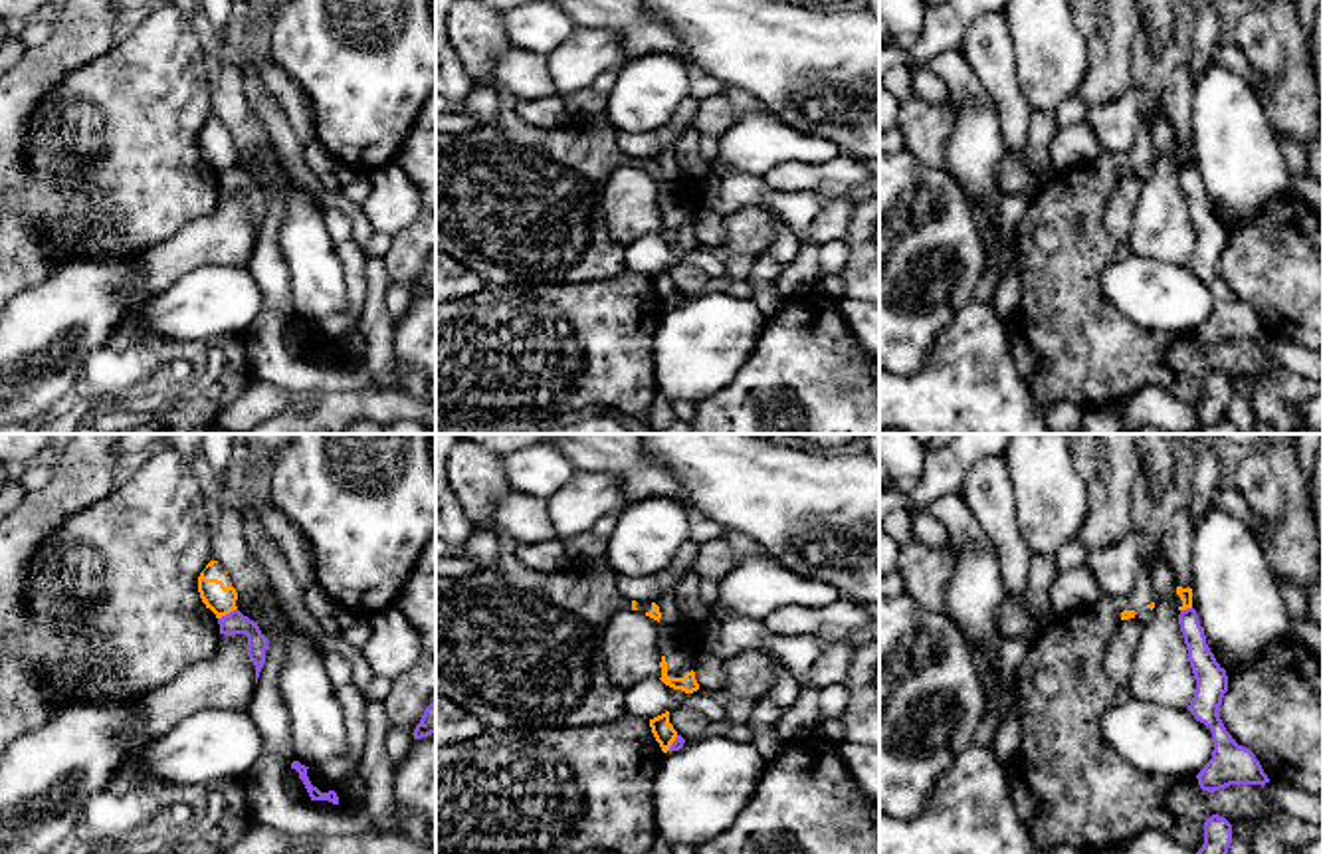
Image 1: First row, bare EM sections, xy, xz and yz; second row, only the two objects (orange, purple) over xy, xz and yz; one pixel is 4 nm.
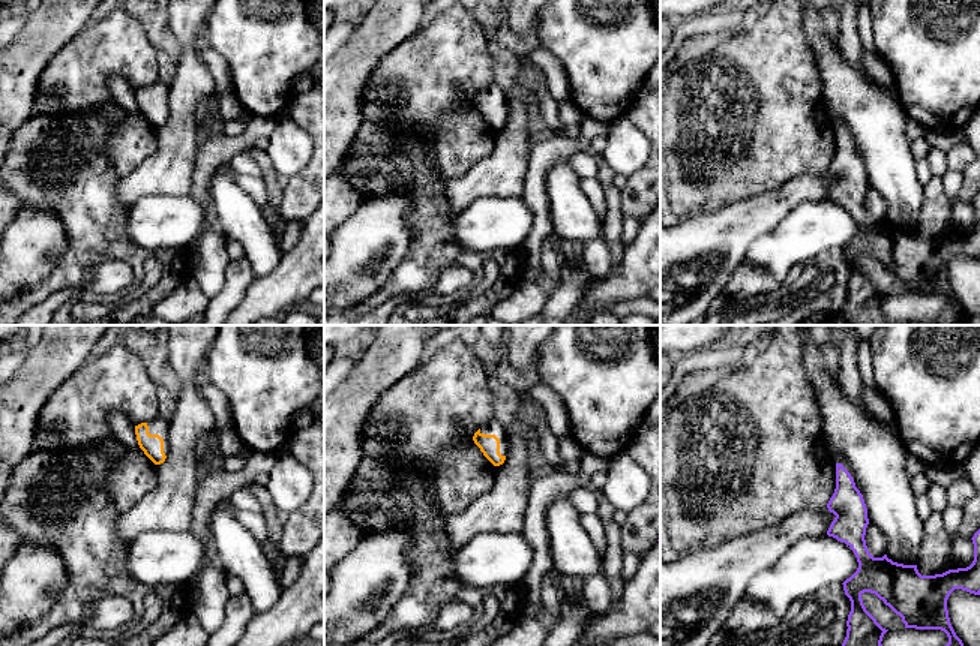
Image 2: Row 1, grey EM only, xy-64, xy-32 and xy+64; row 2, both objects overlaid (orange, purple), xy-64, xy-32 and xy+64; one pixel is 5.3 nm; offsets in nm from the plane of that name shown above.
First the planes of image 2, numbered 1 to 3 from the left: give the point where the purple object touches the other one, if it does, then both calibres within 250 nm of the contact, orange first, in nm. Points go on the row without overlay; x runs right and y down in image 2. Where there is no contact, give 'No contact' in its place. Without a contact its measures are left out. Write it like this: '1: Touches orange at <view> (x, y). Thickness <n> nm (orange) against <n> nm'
1: No contact
2: No contact
3: No contact

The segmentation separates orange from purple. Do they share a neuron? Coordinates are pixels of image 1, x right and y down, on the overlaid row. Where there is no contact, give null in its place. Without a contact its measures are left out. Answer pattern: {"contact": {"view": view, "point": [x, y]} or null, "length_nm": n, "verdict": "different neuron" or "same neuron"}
{"contact": {"view": "xy", "point": [226, 613]}, "length_nm": 90, "verdict": "different neuron"}

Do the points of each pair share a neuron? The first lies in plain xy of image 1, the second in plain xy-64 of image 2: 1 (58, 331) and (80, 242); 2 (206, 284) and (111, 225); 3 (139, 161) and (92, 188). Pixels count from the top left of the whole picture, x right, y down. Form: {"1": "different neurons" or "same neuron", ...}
{"1": "different neurons", "2": "different neurons", "3": "different neurons"}

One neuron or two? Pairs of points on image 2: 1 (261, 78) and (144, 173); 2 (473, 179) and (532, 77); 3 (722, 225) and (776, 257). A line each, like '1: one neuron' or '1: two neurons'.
1: two neurons
2: one neuron
3: two neurons

